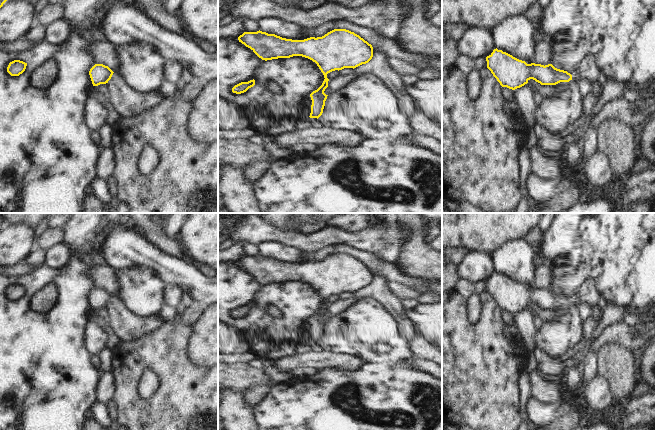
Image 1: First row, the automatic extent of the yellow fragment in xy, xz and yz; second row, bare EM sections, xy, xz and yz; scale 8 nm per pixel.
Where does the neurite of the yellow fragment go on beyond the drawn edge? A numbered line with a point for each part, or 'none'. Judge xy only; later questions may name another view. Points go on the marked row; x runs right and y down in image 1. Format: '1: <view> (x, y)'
1: xy (128, 102)

